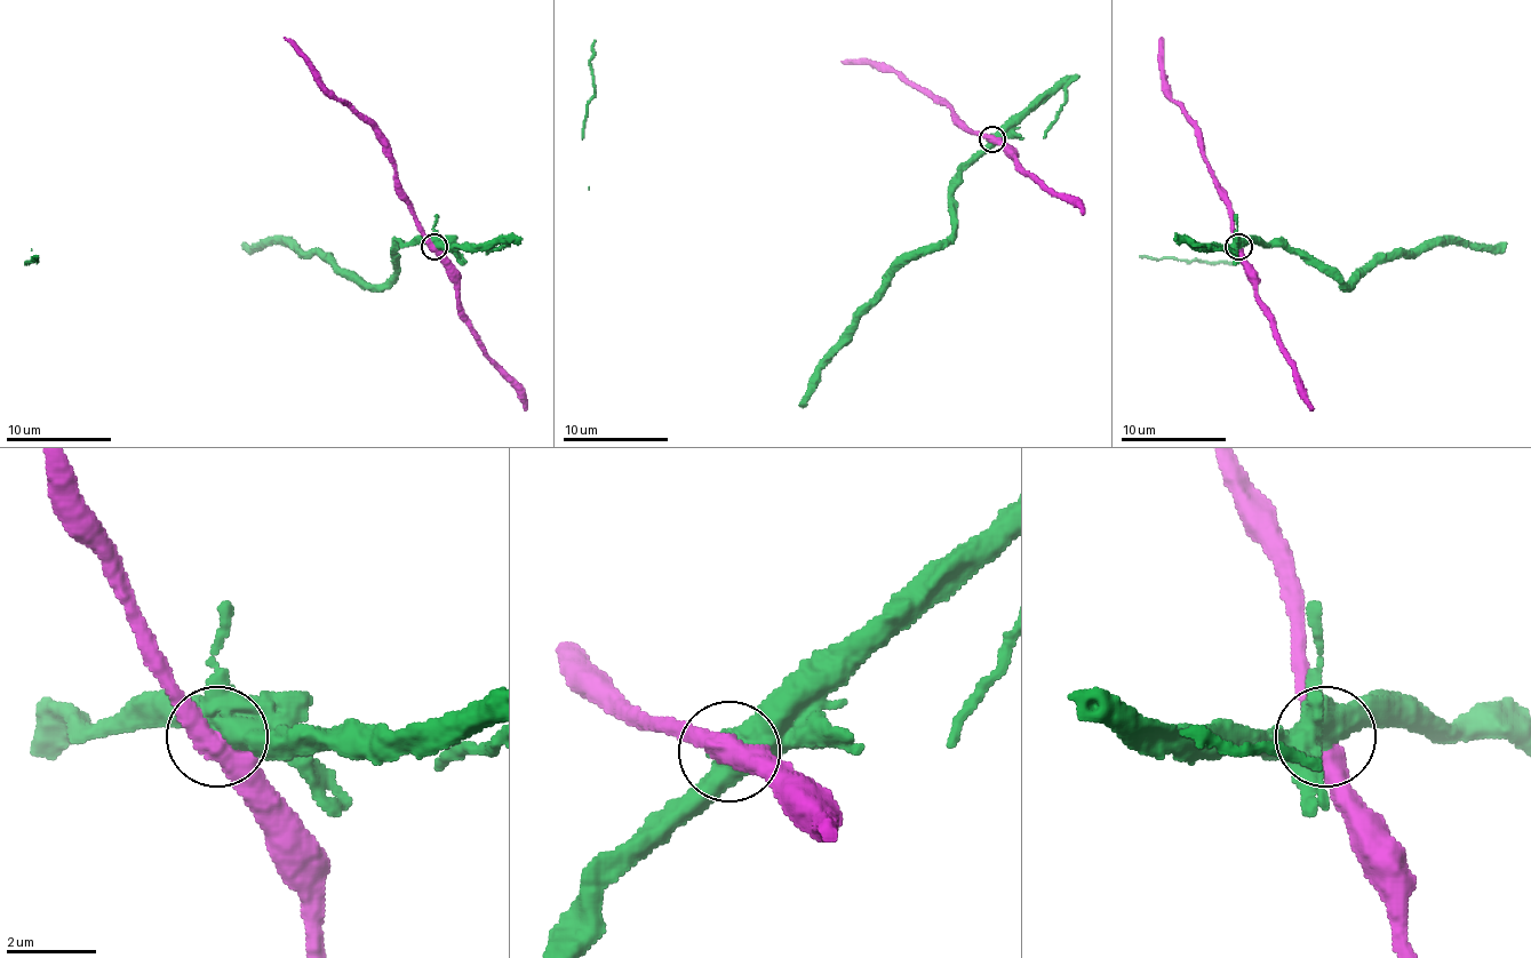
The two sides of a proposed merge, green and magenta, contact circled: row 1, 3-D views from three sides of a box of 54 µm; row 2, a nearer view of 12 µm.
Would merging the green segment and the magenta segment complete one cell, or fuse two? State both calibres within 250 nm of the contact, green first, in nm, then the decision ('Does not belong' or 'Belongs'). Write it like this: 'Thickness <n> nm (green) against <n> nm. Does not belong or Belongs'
Thickness 550 nm (green) against 500 nm. Does not belong

